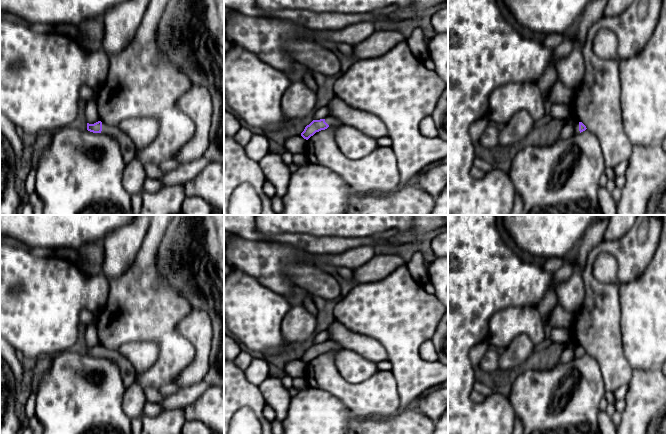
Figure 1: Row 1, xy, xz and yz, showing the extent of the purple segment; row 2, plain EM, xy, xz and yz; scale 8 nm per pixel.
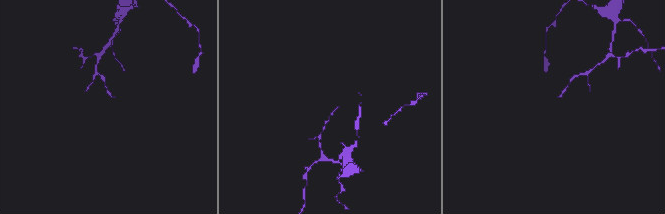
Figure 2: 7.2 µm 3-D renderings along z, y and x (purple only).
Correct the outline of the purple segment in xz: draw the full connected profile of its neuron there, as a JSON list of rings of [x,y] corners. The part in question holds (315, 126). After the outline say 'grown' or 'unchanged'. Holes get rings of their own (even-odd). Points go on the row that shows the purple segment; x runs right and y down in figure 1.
[[[327,116],[325,119],[313,120],[309,125],[307,125],[304,131],[301,133],[301,136],[308,140],[316,132],[327,129],[331,125],[342,125],[341,120],[333,116]]] | grown

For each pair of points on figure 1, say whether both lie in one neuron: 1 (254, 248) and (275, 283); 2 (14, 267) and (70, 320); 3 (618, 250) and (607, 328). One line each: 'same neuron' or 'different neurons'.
1: same neuron
2: same neuron
3: same neuron

